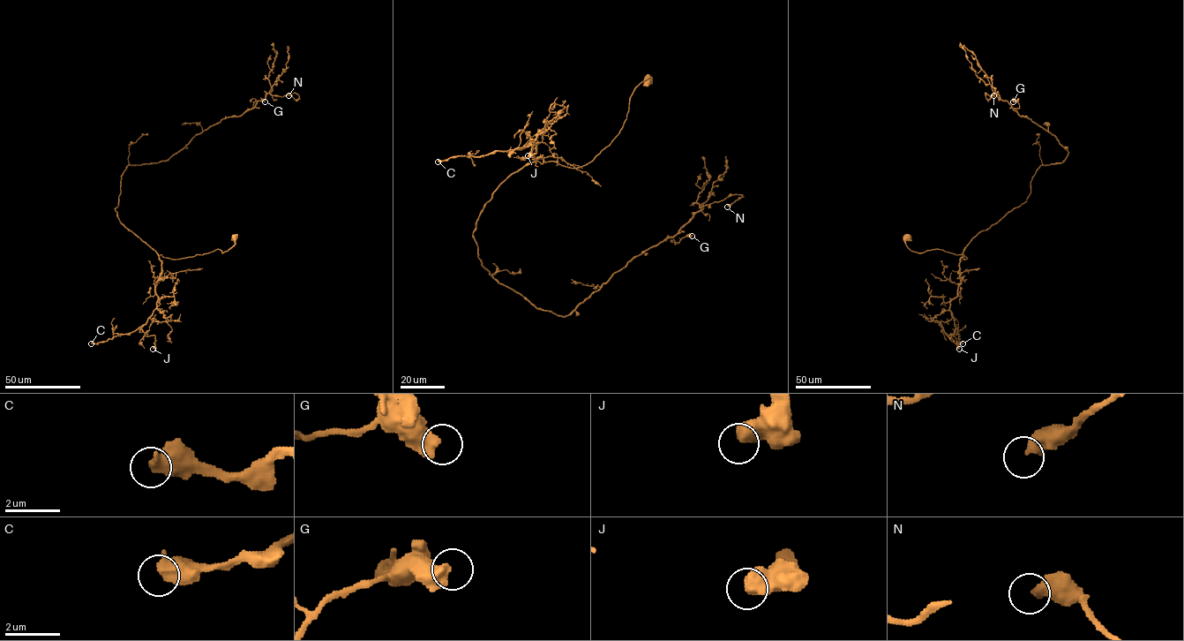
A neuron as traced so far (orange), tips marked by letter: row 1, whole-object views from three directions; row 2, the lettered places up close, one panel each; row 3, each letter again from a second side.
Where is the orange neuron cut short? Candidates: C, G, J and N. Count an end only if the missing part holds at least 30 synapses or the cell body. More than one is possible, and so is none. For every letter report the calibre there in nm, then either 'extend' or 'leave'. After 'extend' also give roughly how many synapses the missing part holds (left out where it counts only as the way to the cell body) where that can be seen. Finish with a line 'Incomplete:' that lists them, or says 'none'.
C: 600 nm thick; extend; about 50 synapses
G: 650 nm thick; leave
J: 600 nm thick; leave
N: 360 nm thick; leave
Incomplete: C

